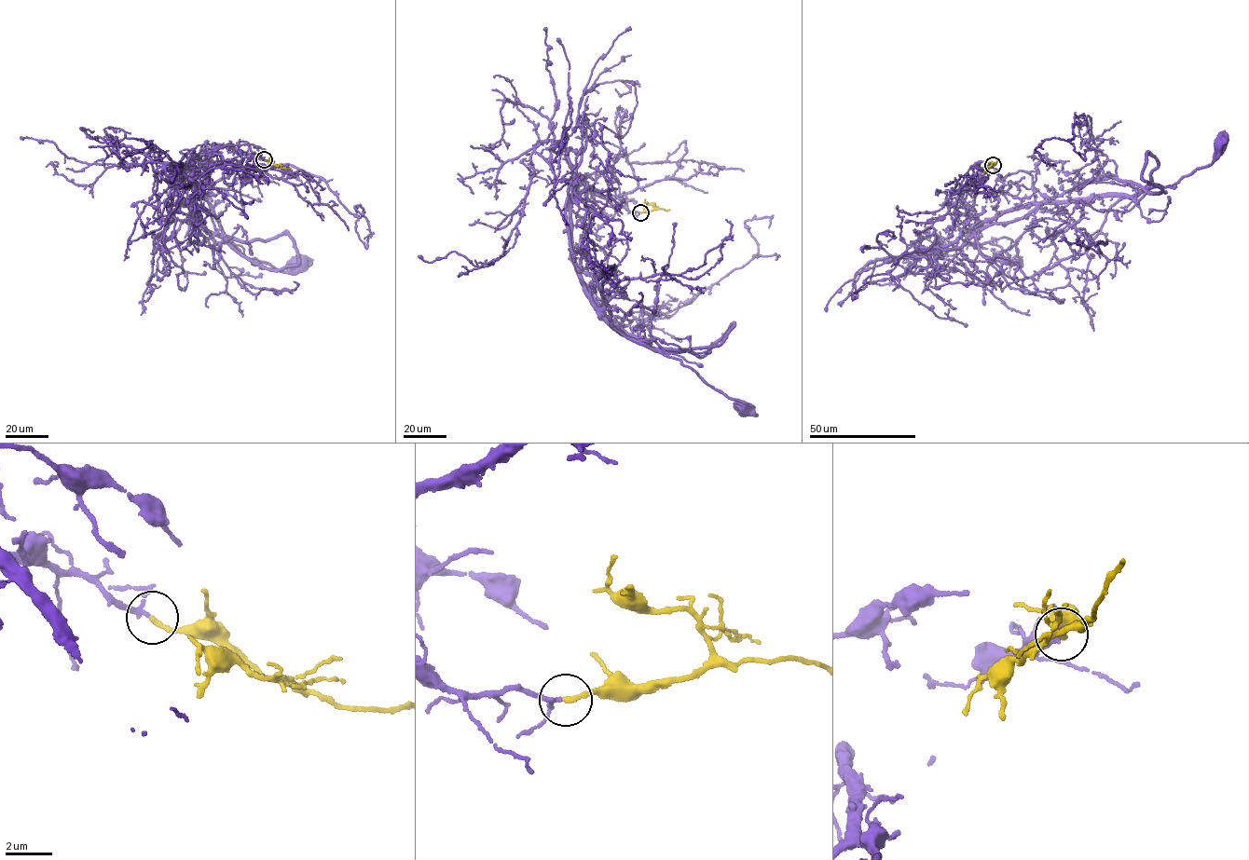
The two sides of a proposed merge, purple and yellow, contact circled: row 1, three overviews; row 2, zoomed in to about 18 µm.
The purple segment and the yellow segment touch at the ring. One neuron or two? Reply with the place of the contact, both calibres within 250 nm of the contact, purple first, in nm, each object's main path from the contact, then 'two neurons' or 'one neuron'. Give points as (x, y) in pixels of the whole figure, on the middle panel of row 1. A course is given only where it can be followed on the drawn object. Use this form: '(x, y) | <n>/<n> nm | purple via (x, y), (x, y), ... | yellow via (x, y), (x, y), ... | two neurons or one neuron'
(640, 212) | 160/200 nm | purple via (640, 212), (577, 194), (576, 269), (625, 332), (746, 410) | yellow via (640, 212), (669, 210) | one neuron

